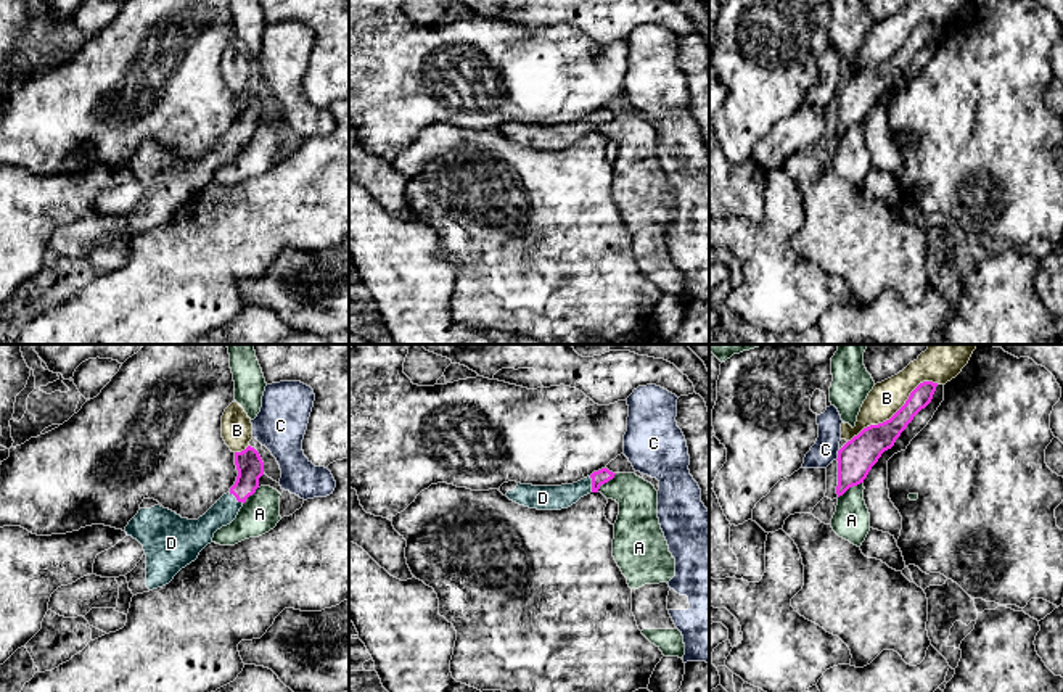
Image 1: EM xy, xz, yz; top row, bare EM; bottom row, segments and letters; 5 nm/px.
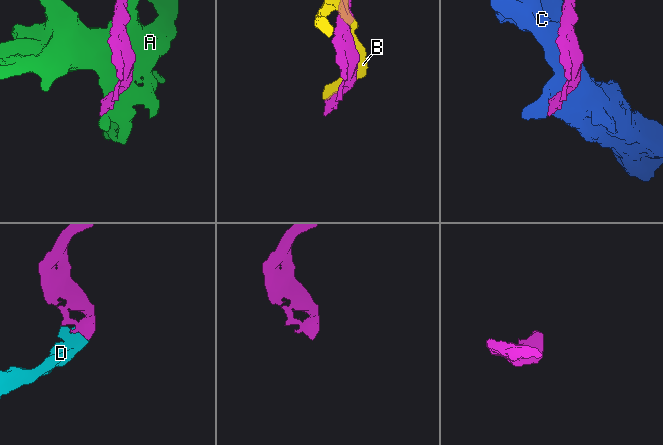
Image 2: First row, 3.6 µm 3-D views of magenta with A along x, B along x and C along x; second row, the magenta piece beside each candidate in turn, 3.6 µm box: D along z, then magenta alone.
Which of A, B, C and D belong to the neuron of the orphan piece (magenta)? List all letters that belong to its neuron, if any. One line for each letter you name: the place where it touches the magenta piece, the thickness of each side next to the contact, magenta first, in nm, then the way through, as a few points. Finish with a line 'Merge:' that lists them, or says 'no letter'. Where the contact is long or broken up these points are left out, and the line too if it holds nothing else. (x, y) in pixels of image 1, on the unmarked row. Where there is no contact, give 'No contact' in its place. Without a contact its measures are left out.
D: Touches magenta at xy (237, 139). Thickness 140 nm (magenta) against 140 nm
Merge: D

